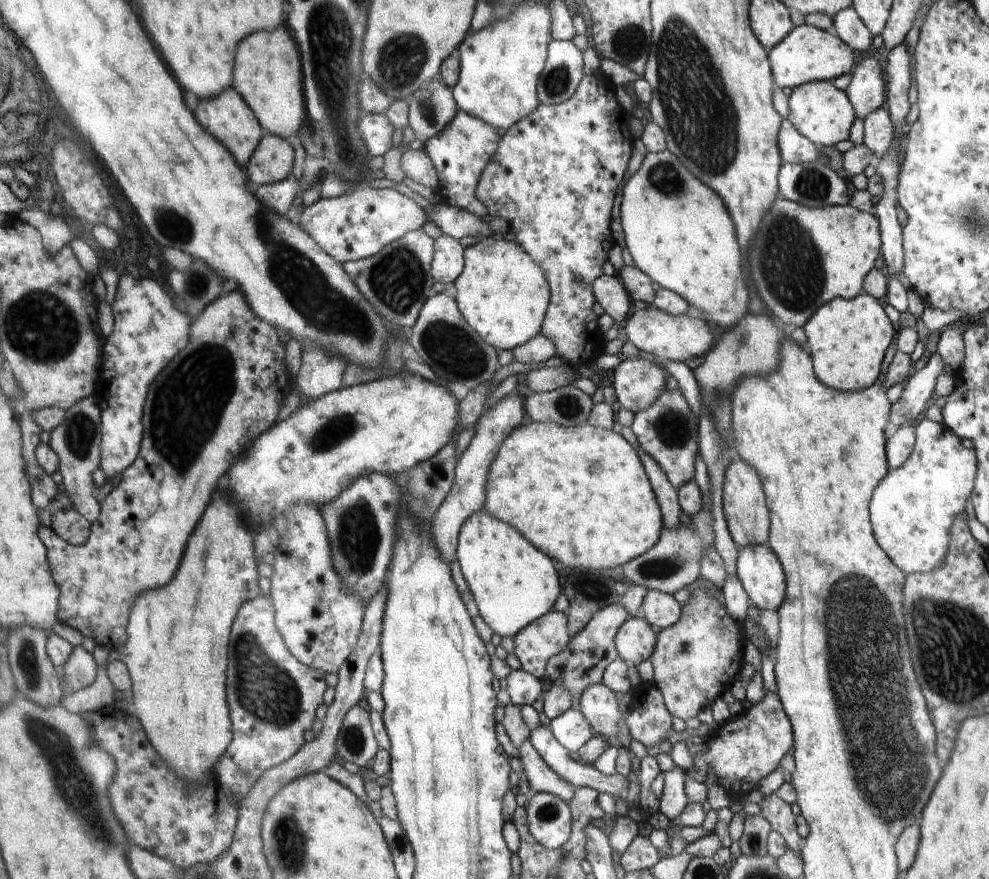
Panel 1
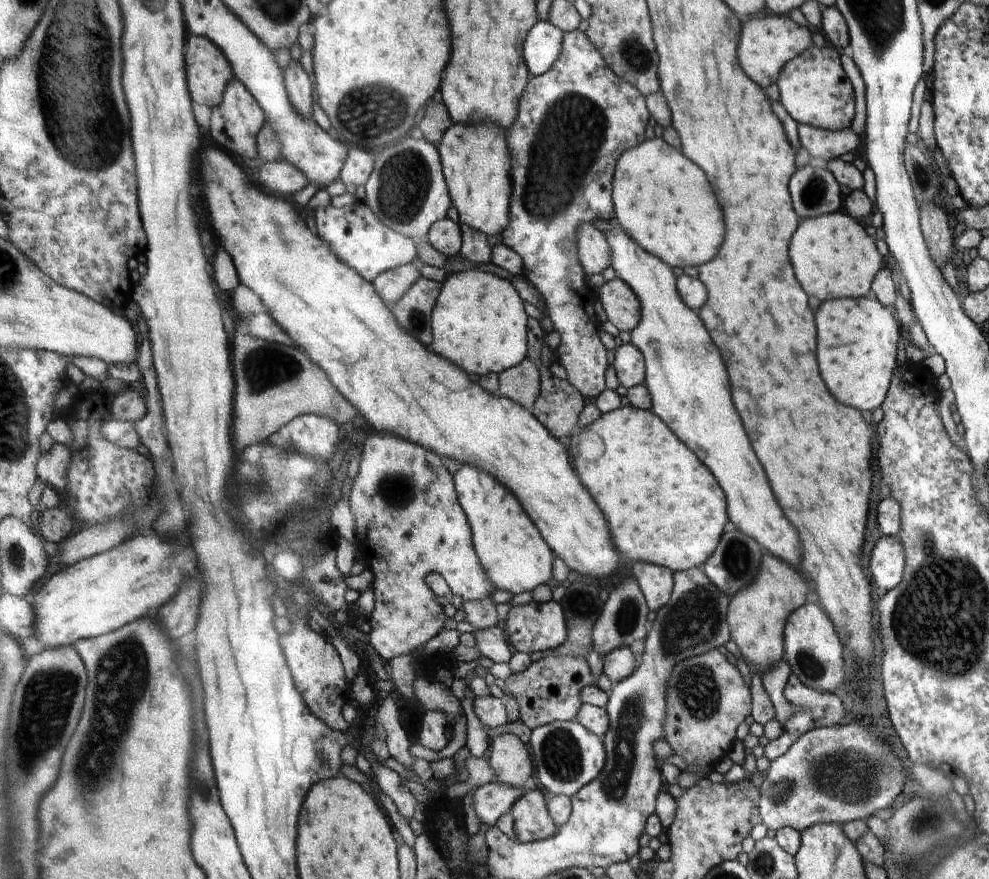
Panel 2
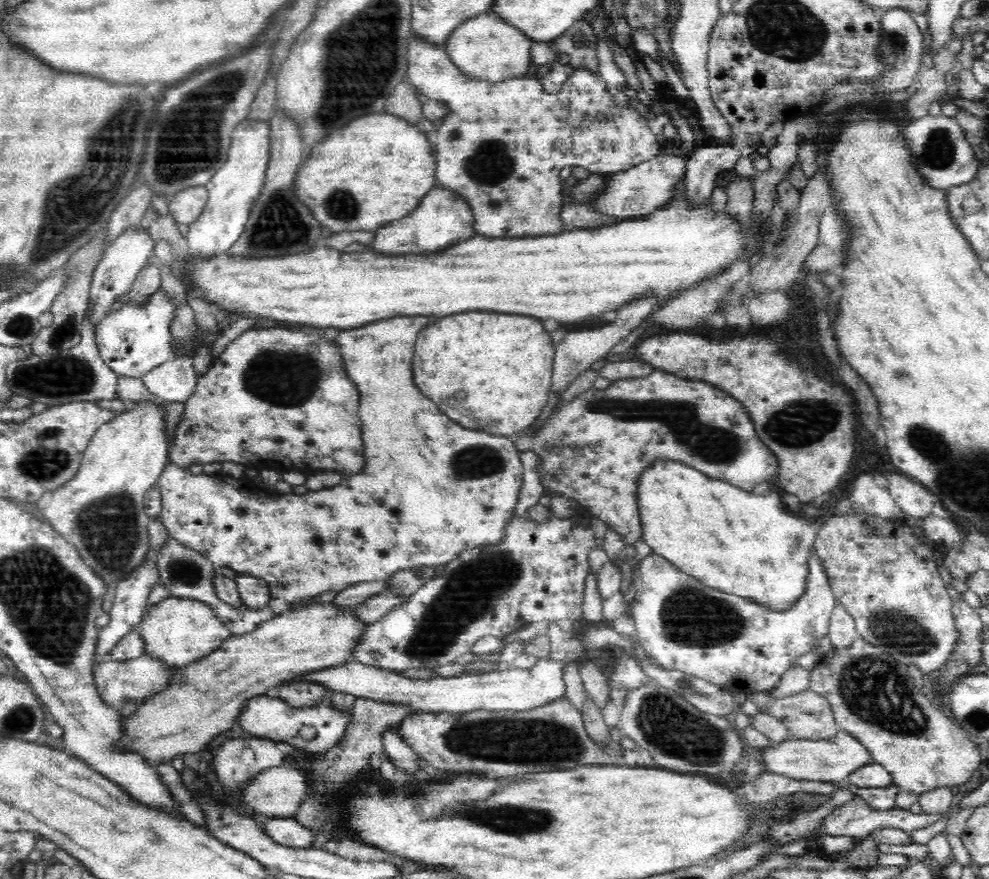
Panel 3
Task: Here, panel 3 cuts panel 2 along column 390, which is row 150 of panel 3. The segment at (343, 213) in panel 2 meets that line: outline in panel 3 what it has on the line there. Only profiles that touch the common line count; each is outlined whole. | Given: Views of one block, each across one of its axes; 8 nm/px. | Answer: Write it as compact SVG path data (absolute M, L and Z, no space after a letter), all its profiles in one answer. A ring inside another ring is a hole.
M244 118L232 132L232 143L228 160L220 167L210 182L205 184L208 202L202 214L189 226L186 237L187 253L192 258L212 258L213 255L227 252L240 238L245 222L250 216L253 200L260 194L268 168L270 150L270 125Z

